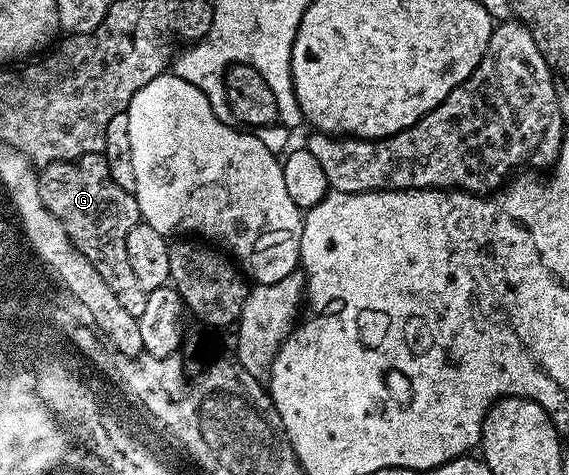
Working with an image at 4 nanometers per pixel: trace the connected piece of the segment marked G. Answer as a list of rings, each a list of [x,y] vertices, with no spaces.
[[[101,153],[66,159],[64,163],[48,163],[38,176],[45,209],[58,217],[67,238],[91,262],[93,269],[97,269],[105,285],[117,293],[117,301],[125,305],[128,313],[138,317],[145,309],[148,292],[141,289],[129,266],[129,253],[125,253],[125,237],[129,237],[129,229],[141,221],[134,194],[113,181],[107,159]]]

